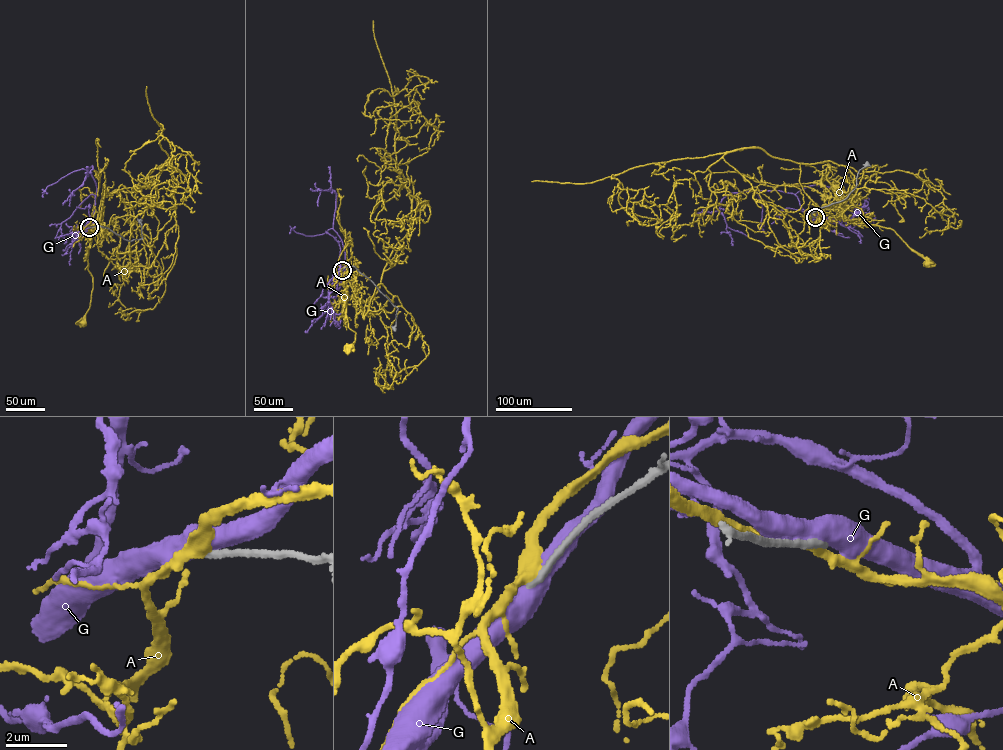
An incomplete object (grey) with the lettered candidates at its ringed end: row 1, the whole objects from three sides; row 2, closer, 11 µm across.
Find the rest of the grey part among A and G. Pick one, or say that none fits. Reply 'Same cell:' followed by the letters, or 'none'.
Same cell: G

